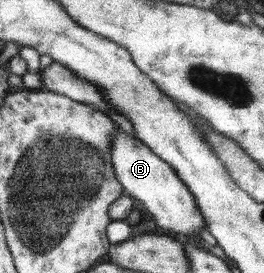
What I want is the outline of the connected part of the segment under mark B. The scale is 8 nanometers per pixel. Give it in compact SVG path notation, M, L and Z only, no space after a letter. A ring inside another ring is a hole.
M122 129L118 130L111 139L111 162L116 180L124 187L125 194L137 201L139 207L145 208L158 227L186 235L198 234L206 229L196 198L180 180L175 169L138 138L126 134Z

